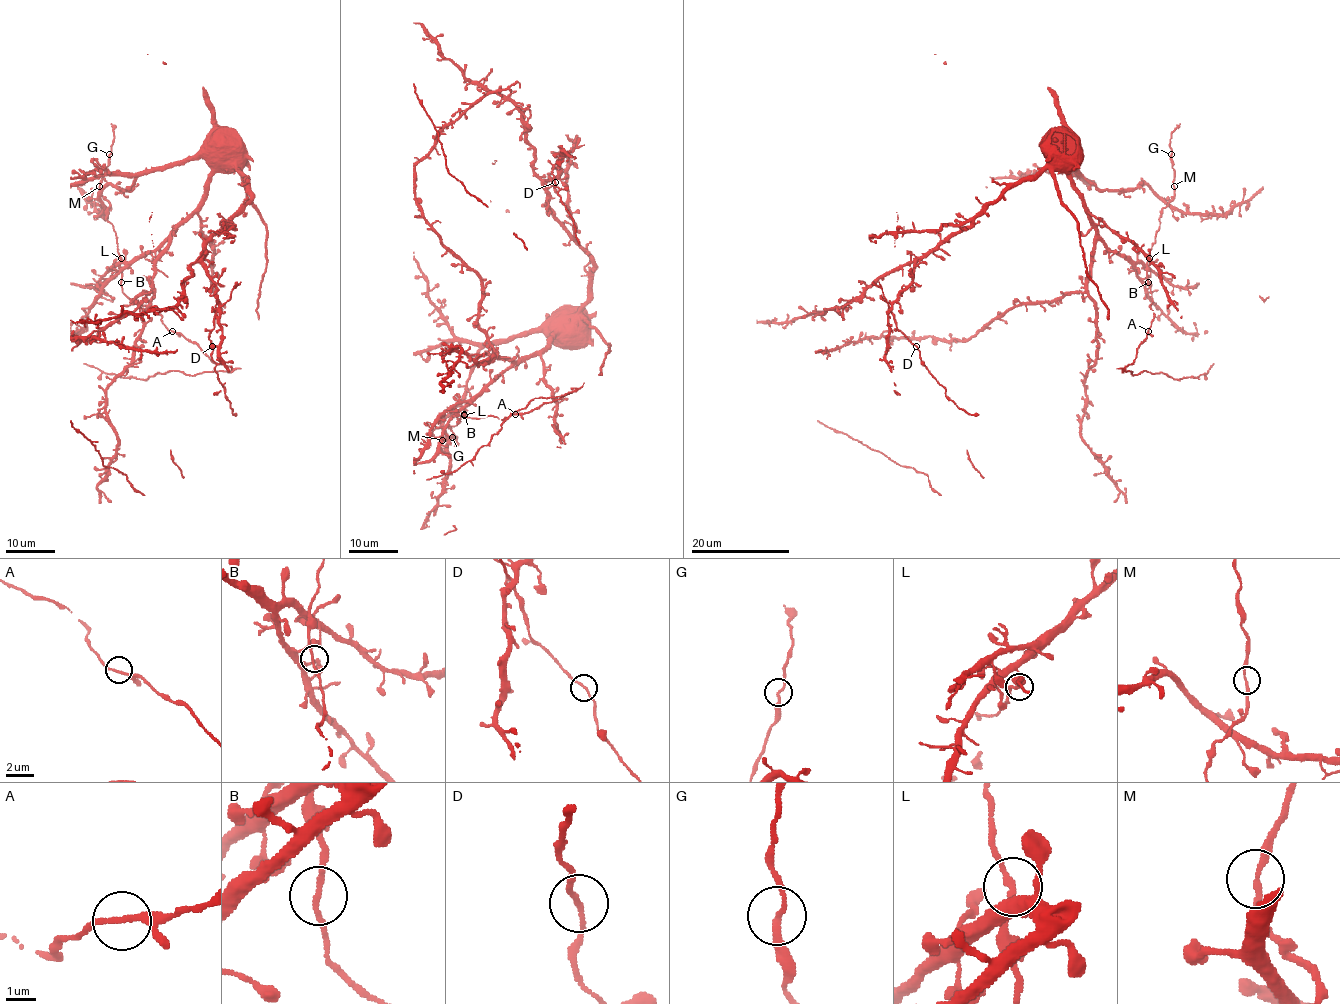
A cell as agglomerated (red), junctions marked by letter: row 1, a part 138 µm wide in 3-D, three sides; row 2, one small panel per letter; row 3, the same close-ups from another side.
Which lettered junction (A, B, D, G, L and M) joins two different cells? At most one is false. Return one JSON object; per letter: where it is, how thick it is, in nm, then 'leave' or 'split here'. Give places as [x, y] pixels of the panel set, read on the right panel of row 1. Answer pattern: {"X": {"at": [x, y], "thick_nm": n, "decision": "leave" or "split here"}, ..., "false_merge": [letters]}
{"A": {"at": [1148, 331], "thick_nm": 190, "decision": "leave"}, "B": {"at": [1148, 282], "thick_nm": 160, "decision": "leave"}, "D": {"at": [916, 346], "thick_nm": 160, "decision": "leave"}, "G": {"at": [1171, 154], "thick_nm": 190, "decision": "leave"}, "L": {"at": [1149, 258], "thick_nm": 180, "decision": "leave"}, "M": {"at": [1174, 186], "thick_nm": 190, "decision": "leave"}, "false_merge": []}

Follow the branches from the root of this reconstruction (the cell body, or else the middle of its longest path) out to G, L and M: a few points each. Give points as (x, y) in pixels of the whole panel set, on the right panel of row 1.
G: (1046, 146), (1048, 155), (1082, 201), (1095, 234), (1110, 250), (1144, 263), (1160, 212), (1174, 196), (1170, 154)
L: (1046, 146), (1048, 155), (1066, 174), (1082, 201), (1091, 225), (1103, 242), (1135, 262), (1146, 263), (1149, 258)
M: (1046, 146), (1095, 234), (1135, 262), (1149, 258), (1174, 186)

